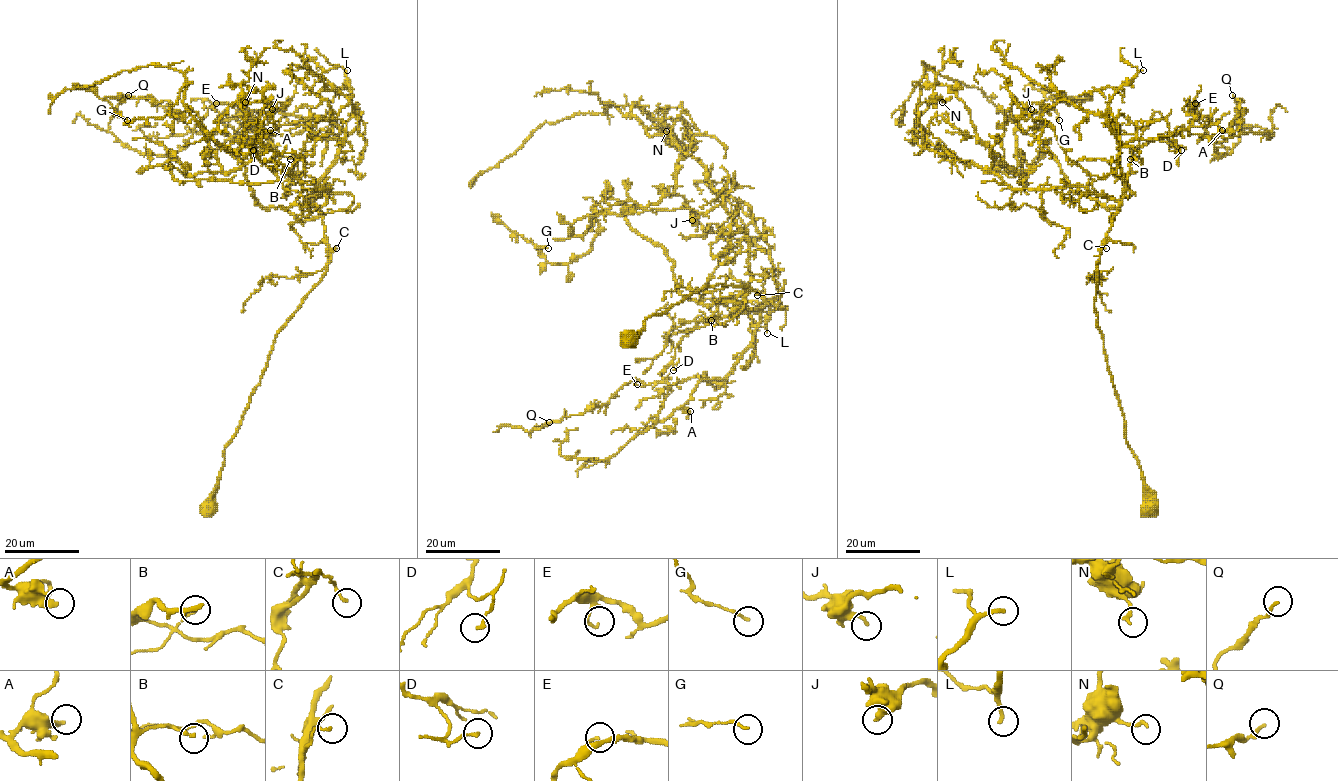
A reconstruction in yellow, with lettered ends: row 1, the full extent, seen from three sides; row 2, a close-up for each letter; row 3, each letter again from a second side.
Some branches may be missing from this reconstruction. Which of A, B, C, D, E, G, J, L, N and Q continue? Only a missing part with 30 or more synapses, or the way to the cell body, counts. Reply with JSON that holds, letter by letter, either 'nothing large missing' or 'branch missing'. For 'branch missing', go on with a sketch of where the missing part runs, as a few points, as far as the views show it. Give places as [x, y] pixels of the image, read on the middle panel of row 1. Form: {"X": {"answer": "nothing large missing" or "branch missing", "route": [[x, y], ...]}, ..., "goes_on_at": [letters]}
{"A": {"answer": "nothing large missing"}, "B": {"answer": "nothing large missing"}, "C": {"answer": "nothing large missing"}, "D": {"answer": "nothing large missing"}, "E": {"answer": "nothing large missing"}, "G": {"answer": "nothing large missing"}, "J": {"answer": "nothing large missing"}, "L": {"answer": "branch missing", "route": [[767, 333], [760, 350], [761, 360], [739, 379], [731, 379], [734, 378]]}, "N": {"answer": "nothing large missing"}, "Q": {"answer": "nothing large missing"}, "goes_on_at": ["L"]}

